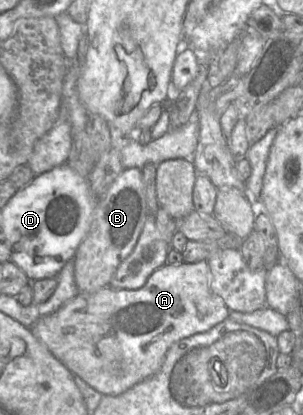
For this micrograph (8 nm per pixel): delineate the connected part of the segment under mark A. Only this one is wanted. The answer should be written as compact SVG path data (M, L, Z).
M200 261L191 264L183 263L180 265L169 265L166 263L161 268L155 270L149 276L145 285L139 289L115 289L111 286L106 286L91 293L78 293L75 297L62 305L55 312L41 317L30 328L30 330L35 335L35 337L48 348L50 352L68 368L72 374L78 375L90 387L102 395L117 396L127 391L135 384L156 374L163 364L168 349L175 342L196 333L210 330L218 323L228 319L230 312L231 311L226 307L223 299L219 295L213 294L210 289L210 270L207 261Z

